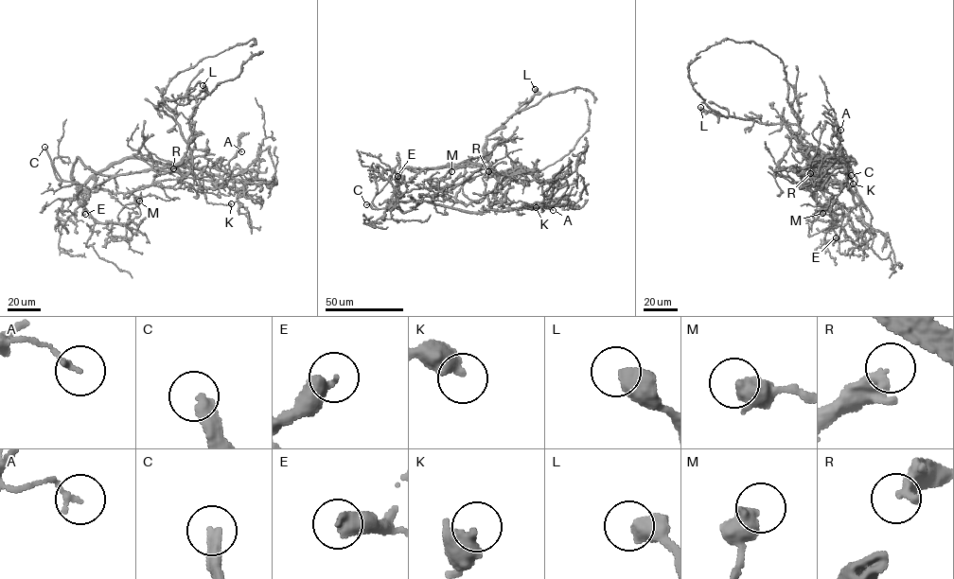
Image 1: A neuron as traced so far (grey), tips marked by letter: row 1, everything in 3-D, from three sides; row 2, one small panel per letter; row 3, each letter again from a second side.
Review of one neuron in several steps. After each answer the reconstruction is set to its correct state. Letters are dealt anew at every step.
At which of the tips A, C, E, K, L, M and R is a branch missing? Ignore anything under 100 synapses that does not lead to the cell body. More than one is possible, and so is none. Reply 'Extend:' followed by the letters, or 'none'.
Extend: C

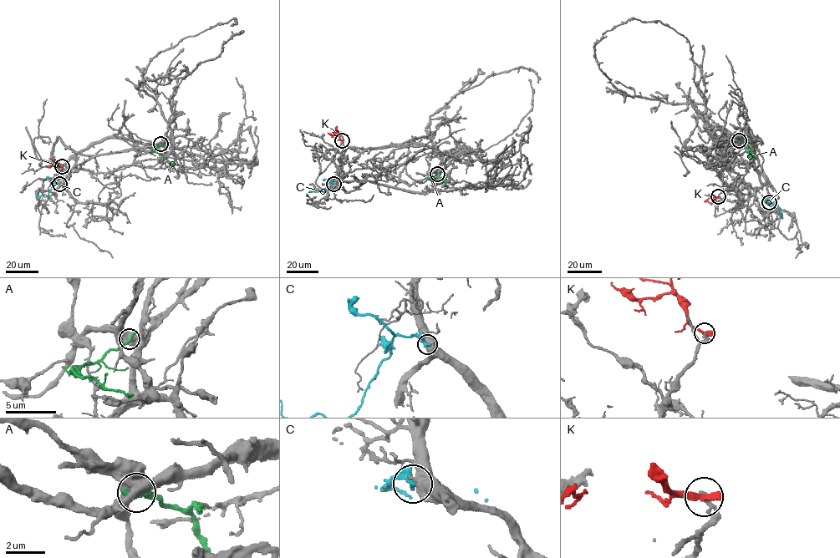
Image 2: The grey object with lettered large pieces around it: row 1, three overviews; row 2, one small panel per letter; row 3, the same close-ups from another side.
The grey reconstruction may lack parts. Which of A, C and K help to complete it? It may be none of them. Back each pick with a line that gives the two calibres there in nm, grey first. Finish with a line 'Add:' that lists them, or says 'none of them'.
Add: none of them

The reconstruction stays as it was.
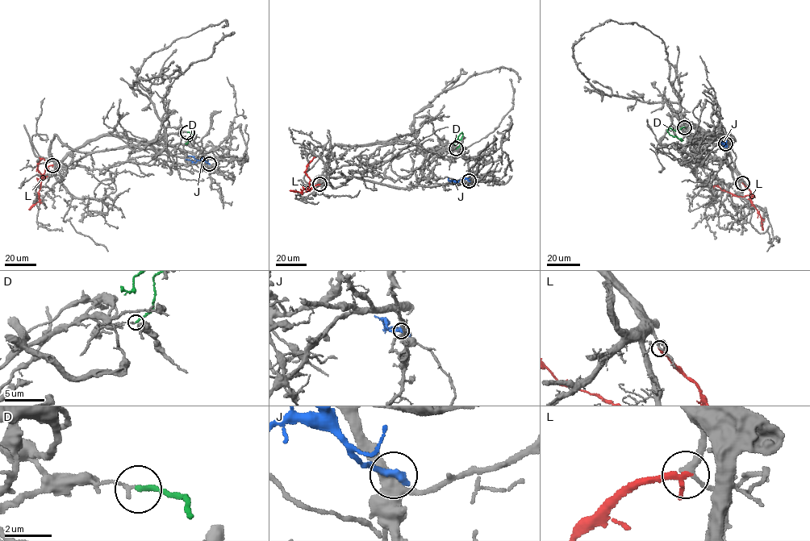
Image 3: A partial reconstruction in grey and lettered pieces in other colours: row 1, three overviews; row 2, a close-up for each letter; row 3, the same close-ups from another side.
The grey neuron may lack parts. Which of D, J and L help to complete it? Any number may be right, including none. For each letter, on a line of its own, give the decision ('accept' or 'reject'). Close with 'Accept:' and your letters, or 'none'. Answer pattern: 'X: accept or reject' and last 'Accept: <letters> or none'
D: reject
J: reject
L: accept
Accept: L

